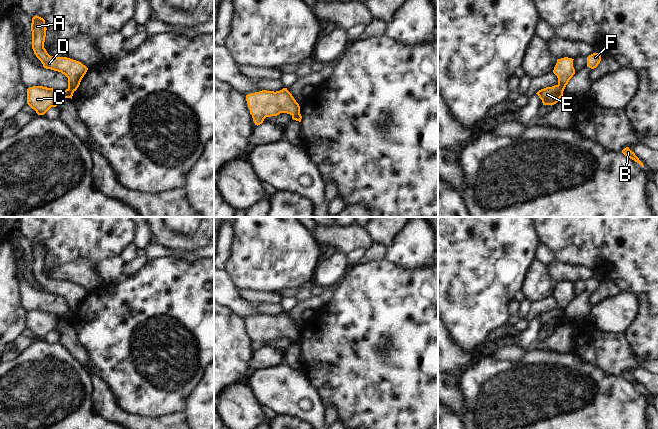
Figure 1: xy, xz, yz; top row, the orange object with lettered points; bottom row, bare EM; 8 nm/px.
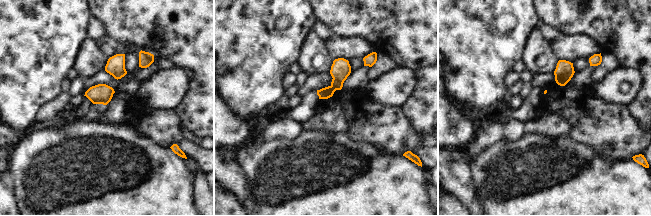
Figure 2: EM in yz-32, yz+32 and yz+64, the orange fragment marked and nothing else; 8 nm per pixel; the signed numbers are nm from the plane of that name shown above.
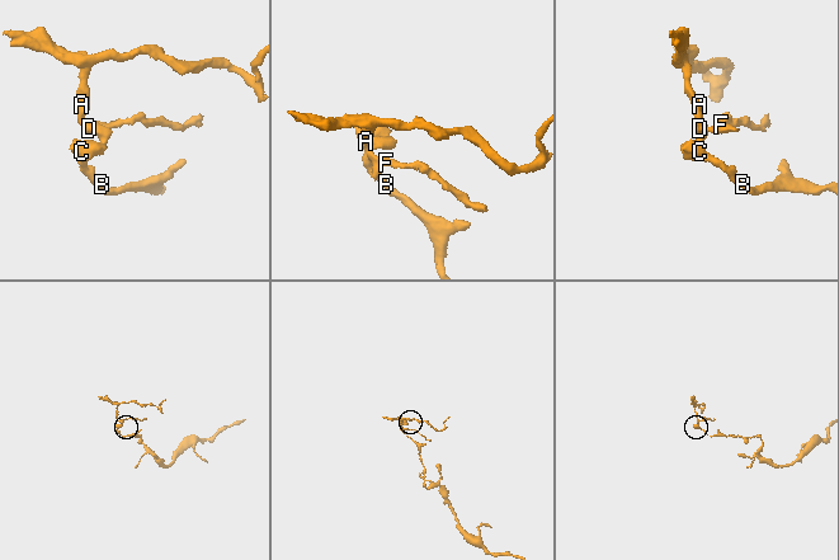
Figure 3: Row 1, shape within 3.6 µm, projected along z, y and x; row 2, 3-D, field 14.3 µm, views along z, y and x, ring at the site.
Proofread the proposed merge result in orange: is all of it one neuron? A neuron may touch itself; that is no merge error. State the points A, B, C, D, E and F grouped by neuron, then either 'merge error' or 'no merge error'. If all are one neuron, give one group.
A D F / B C E | merge error

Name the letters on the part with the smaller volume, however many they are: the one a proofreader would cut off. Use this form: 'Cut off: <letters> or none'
Cut off: A, D, F

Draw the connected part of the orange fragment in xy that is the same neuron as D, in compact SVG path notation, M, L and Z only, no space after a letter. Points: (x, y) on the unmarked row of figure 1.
M34 240L31 247L34 278L41 285L44 292L64 298L68 302L68 312L76 315L88 292L81 286L67 281L50 280L44 272L46 254L45 244L39 240Z

